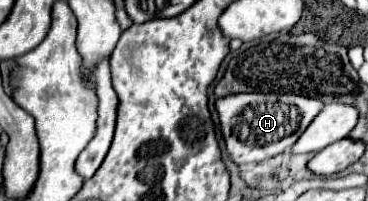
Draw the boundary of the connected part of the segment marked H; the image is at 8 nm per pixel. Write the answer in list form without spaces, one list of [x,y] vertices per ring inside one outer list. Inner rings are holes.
[[[231,94],[215,102],[227,152],[235,164],[263,162],[291,148],[321,112],[323,102],[297,94]]]

